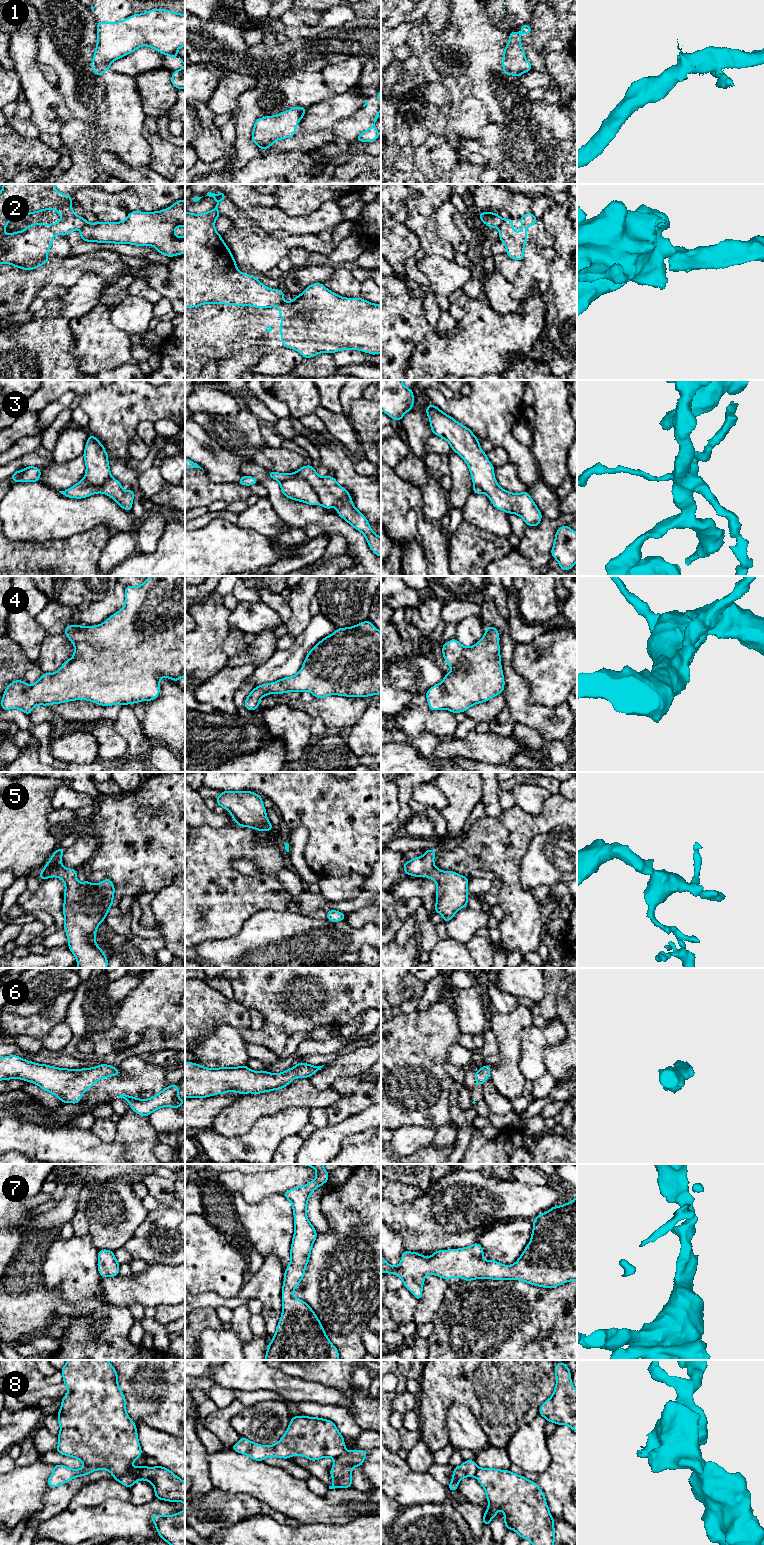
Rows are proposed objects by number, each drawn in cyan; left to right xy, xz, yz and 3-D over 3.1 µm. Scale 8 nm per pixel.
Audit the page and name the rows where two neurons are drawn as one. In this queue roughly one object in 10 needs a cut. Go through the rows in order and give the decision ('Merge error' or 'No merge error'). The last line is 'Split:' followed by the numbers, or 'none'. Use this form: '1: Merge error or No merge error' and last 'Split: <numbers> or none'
1: No merge error
2: Merge error
3: No merge error
4: No merge error
5: No merge error
6: No merge error
7: No merge error
8: Merge error
Split: 2, 8

